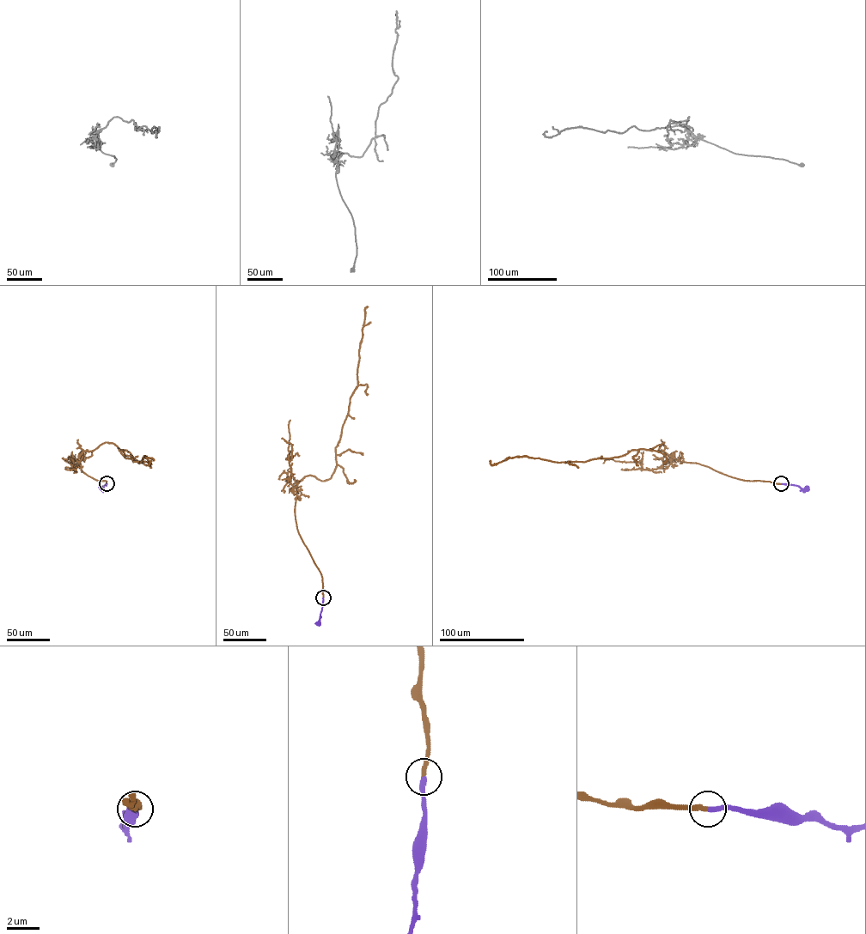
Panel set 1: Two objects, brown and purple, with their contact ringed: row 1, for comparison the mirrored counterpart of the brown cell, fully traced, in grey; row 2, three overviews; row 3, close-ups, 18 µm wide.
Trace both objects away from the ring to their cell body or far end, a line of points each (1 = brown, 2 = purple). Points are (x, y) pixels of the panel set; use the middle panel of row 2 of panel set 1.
1: (323, 597), (321, 574), (297, 530), (295, 485), (306, 476), (328, 480), (335, 468), (368, 306)
2: (323, 597), (318, 623)

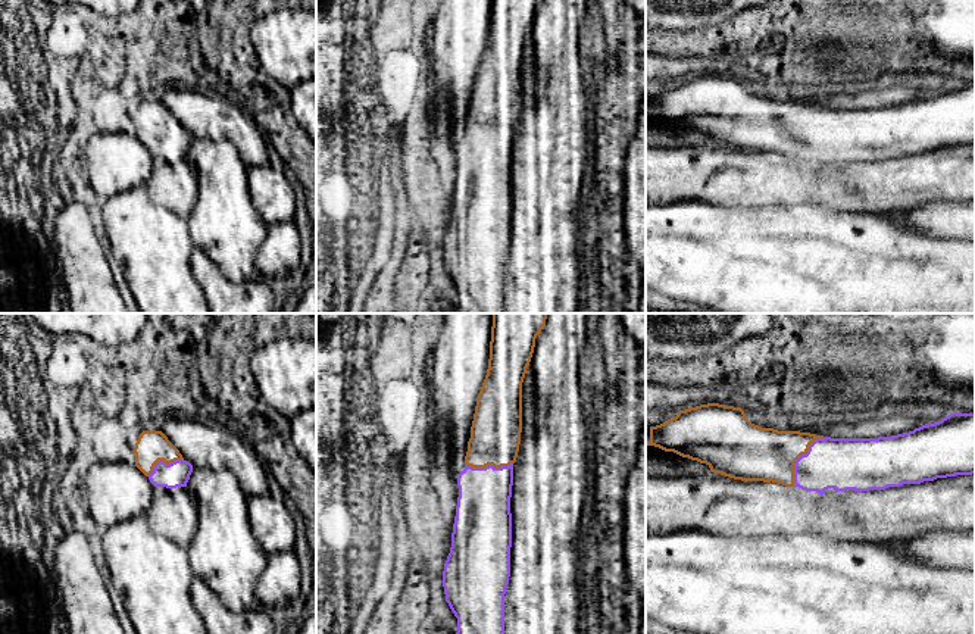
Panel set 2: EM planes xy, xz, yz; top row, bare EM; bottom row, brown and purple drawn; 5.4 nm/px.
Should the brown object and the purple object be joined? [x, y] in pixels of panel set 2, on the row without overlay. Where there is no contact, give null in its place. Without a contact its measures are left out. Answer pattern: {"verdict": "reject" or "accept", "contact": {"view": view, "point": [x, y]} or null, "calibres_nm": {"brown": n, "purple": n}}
{"verdict": "accept", "contact": {"view": "yz", "point": [799, 127]}, "calibres_nm": {"brown": 300, "purple": 280}}

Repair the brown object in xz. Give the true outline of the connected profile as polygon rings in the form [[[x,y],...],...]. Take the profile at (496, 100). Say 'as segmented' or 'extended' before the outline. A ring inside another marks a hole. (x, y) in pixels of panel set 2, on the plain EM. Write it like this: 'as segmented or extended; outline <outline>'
extended; outline [[[491,0],[490,29],[476,69],[465,140],[457,147],[459,168],[451,203],[451,218],[444,234],[446,272],[457,288],[456,306],[466,313],[504,313],[504,265],[510,247],[513,134],[522,103],[522,53],[541,0]]]

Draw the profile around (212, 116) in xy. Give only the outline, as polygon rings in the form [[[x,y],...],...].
[[[171,87],[163,94],[162,103],[193,138],[231,141],[240,150],[247,168],[269,163],[260,118],[244,112],[229,99]]]

